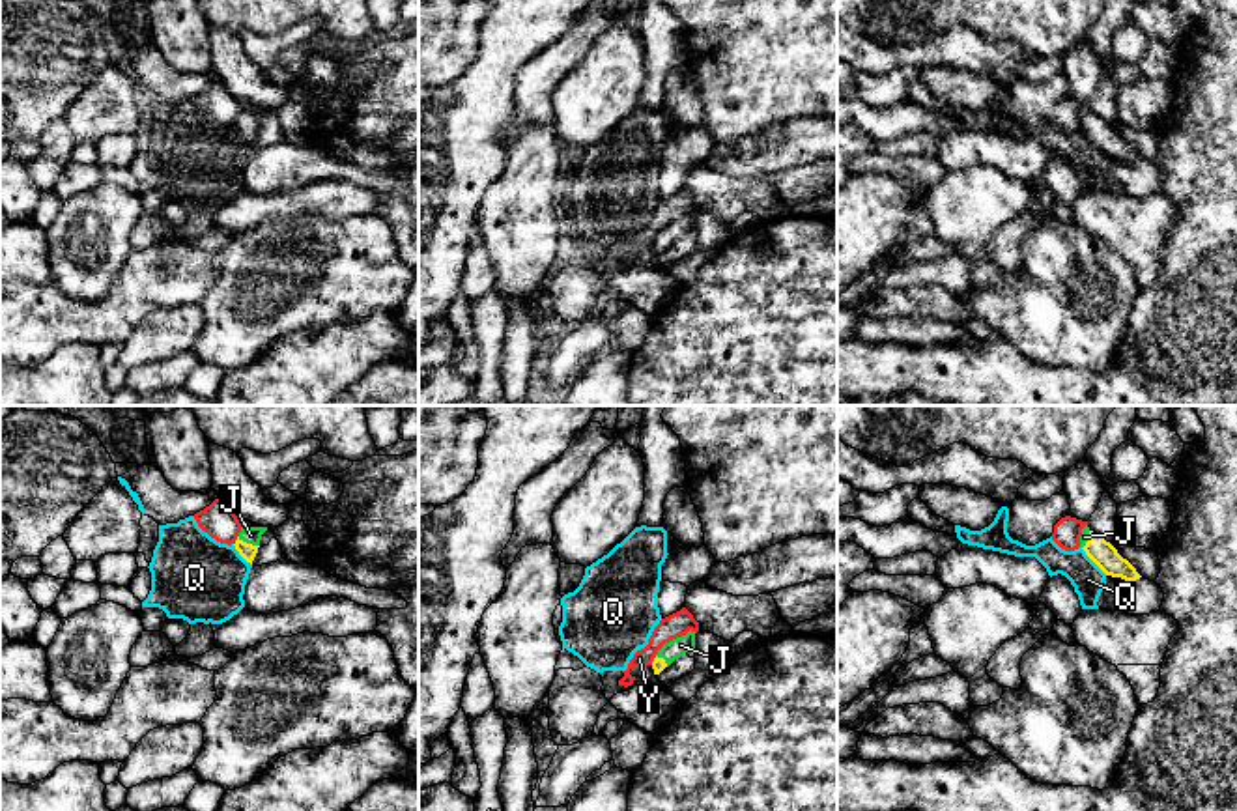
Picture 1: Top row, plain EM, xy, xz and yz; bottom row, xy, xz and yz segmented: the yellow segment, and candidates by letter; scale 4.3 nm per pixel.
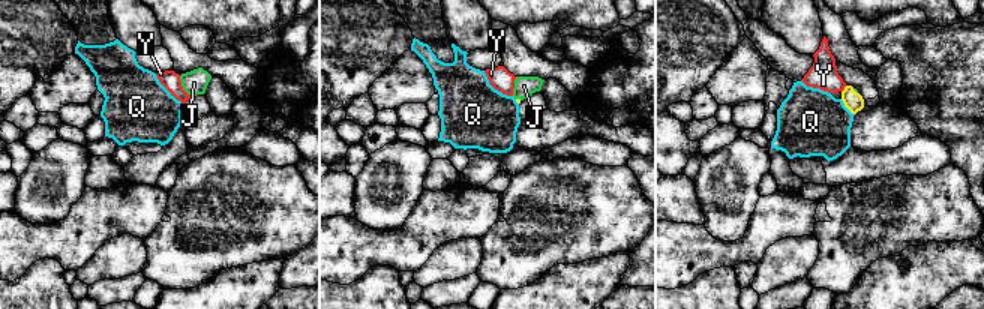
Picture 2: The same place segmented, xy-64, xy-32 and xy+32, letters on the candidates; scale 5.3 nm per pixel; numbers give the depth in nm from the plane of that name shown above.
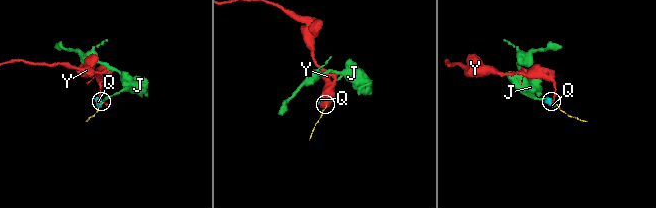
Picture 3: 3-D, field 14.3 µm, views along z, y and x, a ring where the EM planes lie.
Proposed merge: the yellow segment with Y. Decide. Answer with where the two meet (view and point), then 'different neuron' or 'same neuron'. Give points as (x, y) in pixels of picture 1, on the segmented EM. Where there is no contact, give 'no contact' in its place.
xy (236, 540) | different neuron

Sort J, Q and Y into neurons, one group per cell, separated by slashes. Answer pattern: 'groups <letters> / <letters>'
groups J / Q / Y

